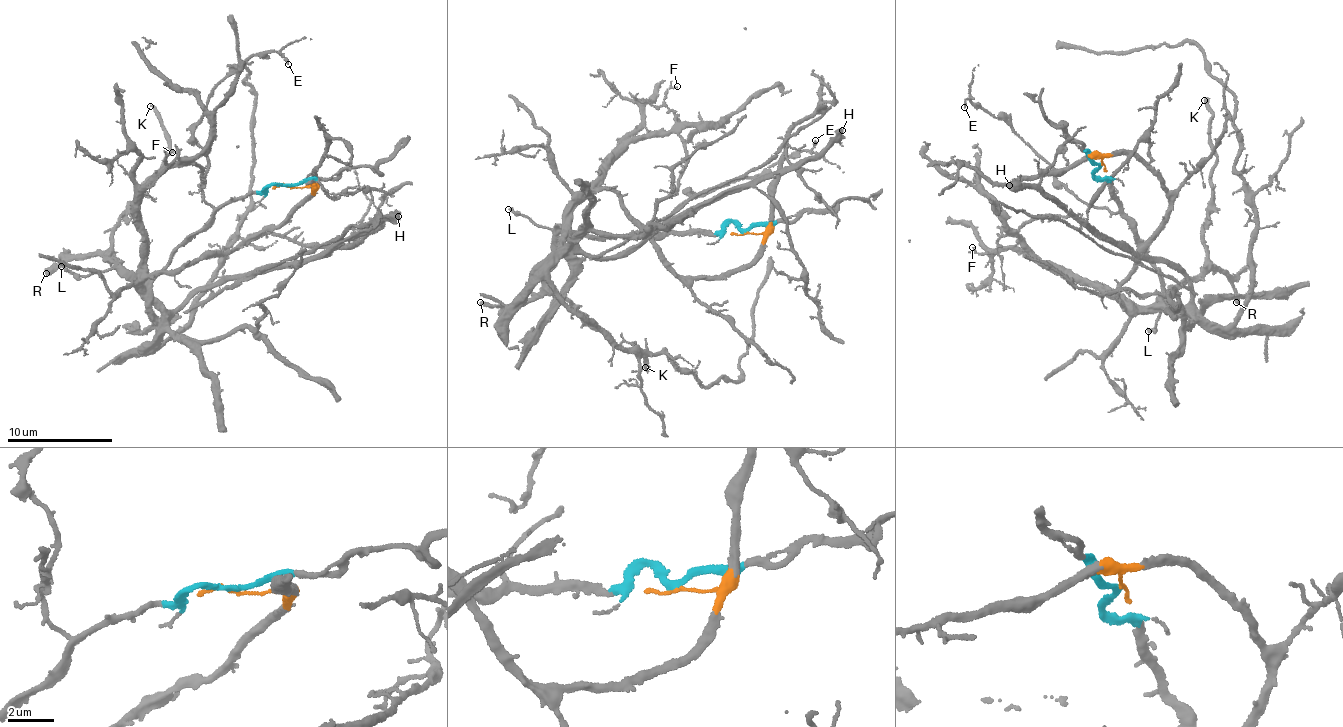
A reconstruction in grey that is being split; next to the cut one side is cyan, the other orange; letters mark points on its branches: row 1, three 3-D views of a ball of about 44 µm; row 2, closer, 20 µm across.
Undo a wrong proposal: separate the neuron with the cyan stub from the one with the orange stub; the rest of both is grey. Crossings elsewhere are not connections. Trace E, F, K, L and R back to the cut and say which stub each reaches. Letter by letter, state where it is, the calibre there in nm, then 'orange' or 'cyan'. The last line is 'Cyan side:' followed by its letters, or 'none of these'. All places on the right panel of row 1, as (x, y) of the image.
E: (964, 107) | 140 nm | cyan
F: (972, 247) | 80 nm | orange
K: (1204, 100) | 260 nm | cyan
L: (1148, 331) | 180 nm | cyan
R: (1236, 302) | 400 nm | cyan
Cyan side: E, K, L, R

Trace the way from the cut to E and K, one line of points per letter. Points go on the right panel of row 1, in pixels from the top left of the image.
E: (1100, 165), (1094, 174), (1107, 178), (1122, 204), (1116, 213), (1090, 207), (1005, 120), (968, 97), (963, 108)
K: (1100, 165), (1094, 174), (1122, 204), (1162, 287), (1156, 297), (1200, 275), (1216, 160), (1204, 100)

